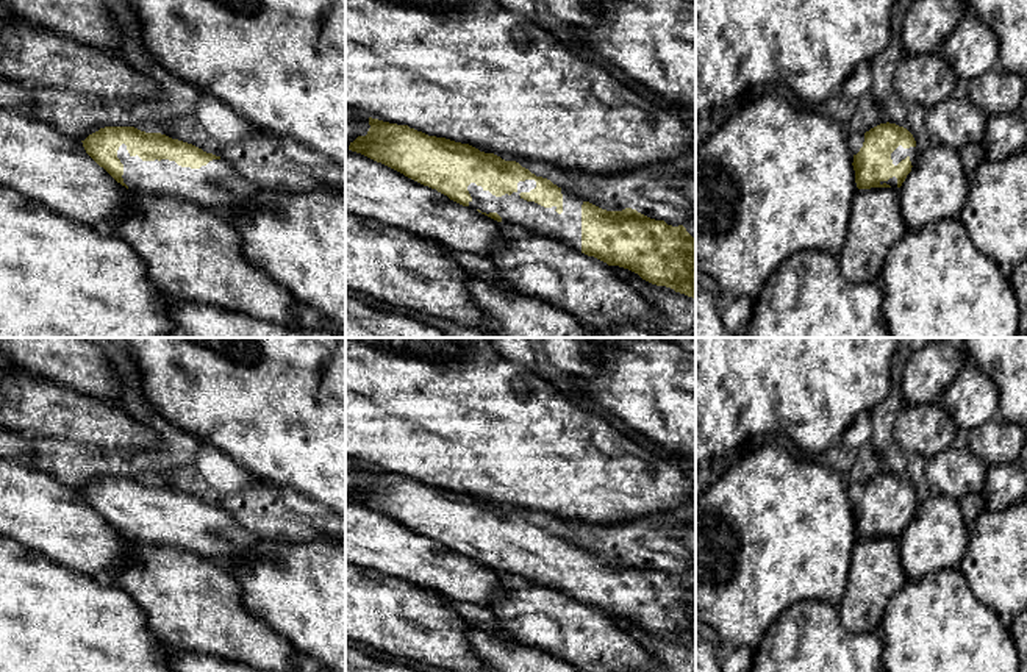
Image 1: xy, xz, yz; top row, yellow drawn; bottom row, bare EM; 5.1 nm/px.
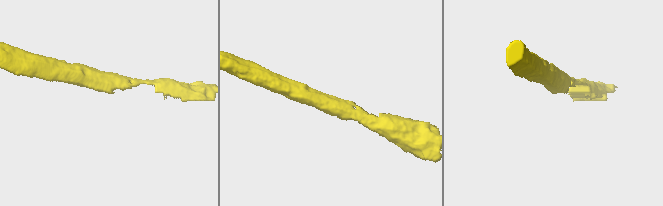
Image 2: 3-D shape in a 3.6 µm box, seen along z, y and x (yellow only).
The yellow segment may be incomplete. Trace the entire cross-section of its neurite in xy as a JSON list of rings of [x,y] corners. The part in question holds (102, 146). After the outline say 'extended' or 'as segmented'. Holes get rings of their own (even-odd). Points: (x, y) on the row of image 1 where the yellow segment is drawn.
[[[105,127],[81,142],[100,167],[138,195],[169,195],[231,213],[253,205],[263,189],[220,156],[161,133]]] | extended

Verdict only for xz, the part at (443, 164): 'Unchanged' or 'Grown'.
Grown

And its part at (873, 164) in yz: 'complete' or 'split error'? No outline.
split error

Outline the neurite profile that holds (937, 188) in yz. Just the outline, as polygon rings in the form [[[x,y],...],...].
[[[932,142],[918,152],[914,166],[897,188],[904,222],[916,231],[947,217],[960,217],[969,192],[958,150]]]

